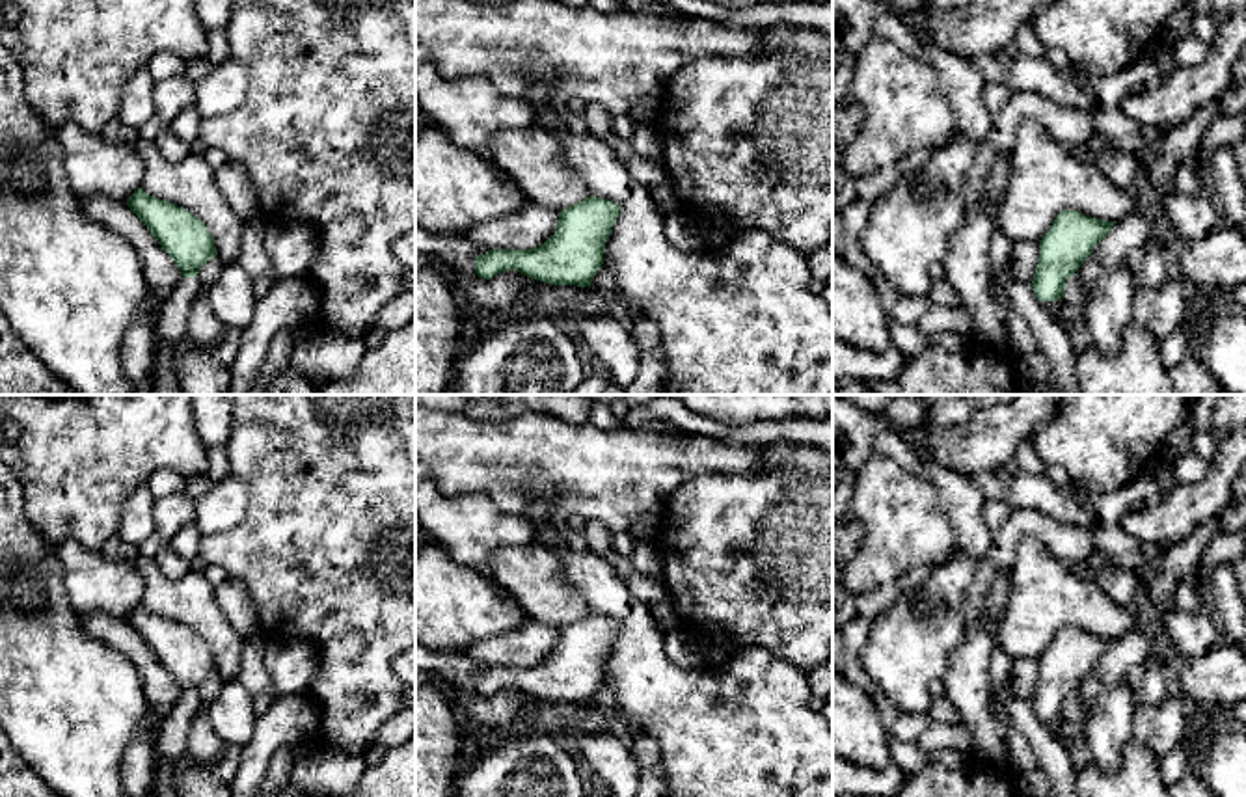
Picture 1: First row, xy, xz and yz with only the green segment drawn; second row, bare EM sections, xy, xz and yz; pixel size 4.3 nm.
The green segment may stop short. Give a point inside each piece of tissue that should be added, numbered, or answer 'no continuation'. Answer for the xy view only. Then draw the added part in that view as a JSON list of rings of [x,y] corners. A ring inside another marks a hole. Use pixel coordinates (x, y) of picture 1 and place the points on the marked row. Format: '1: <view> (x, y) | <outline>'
no continuation

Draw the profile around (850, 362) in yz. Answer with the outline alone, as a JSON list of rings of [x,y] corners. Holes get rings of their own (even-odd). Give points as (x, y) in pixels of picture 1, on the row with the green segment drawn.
[[[833,341],[833,382],[840,378],[862,382],[894,380],[907,369],[911,359],[896,346],[883,354],[874,354],[842,341]]]

